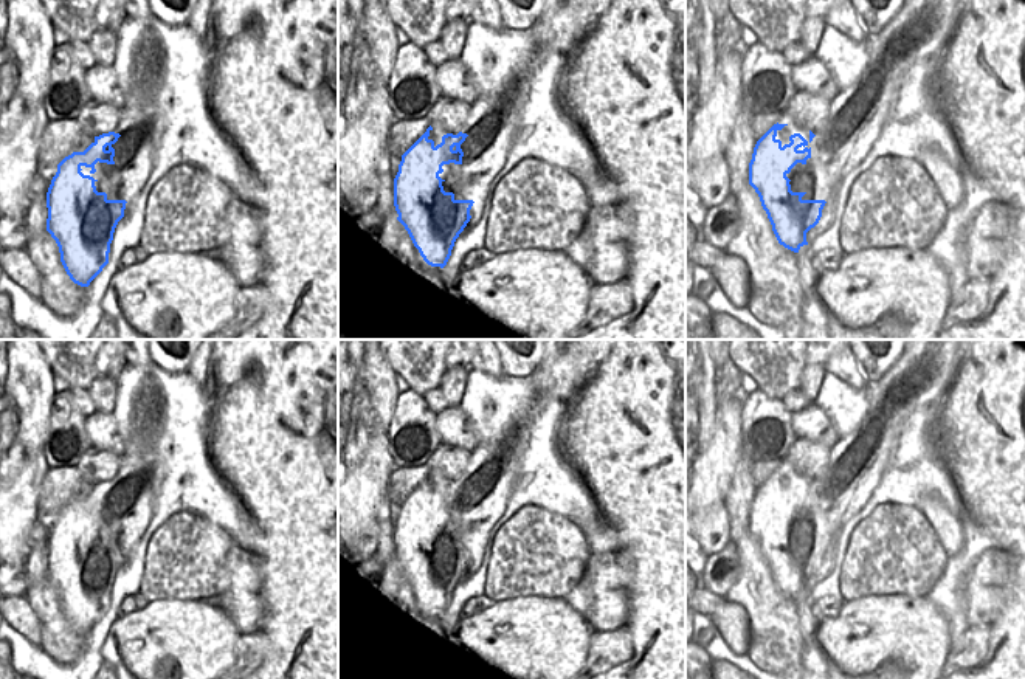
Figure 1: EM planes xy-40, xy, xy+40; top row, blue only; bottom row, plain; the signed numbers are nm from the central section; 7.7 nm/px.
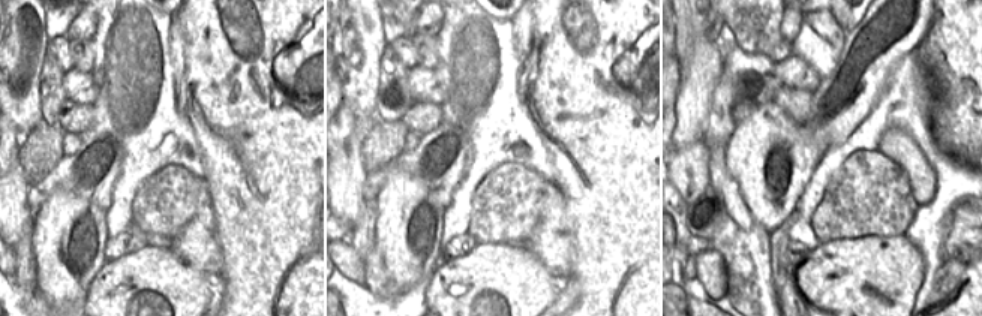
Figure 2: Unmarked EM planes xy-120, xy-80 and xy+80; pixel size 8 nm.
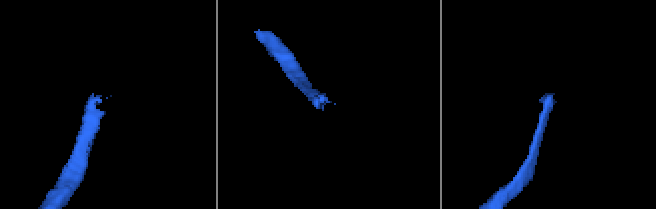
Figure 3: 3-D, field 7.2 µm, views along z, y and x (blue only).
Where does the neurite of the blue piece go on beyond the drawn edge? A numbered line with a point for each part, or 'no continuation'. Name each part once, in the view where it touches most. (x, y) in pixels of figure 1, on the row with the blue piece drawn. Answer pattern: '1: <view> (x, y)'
1: xy+40 (783, 135)

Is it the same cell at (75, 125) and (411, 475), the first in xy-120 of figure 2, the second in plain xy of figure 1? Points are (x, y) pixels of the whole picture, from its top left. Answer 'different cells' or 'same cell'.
different cells

